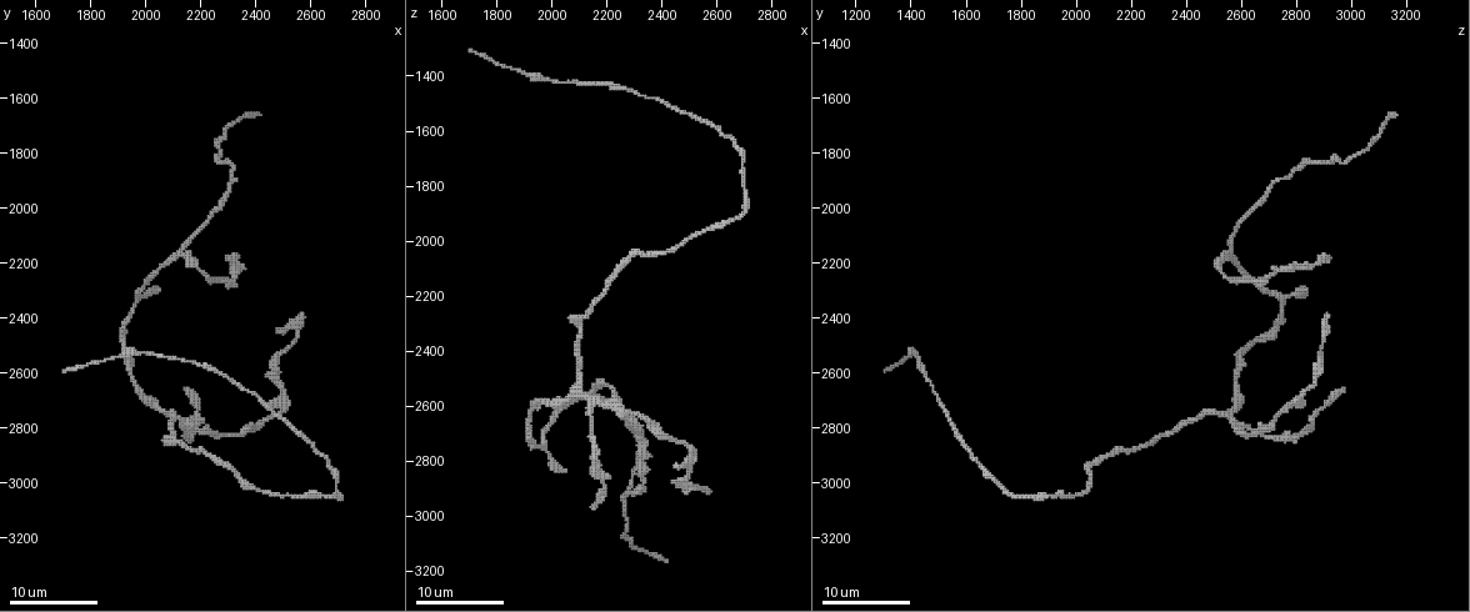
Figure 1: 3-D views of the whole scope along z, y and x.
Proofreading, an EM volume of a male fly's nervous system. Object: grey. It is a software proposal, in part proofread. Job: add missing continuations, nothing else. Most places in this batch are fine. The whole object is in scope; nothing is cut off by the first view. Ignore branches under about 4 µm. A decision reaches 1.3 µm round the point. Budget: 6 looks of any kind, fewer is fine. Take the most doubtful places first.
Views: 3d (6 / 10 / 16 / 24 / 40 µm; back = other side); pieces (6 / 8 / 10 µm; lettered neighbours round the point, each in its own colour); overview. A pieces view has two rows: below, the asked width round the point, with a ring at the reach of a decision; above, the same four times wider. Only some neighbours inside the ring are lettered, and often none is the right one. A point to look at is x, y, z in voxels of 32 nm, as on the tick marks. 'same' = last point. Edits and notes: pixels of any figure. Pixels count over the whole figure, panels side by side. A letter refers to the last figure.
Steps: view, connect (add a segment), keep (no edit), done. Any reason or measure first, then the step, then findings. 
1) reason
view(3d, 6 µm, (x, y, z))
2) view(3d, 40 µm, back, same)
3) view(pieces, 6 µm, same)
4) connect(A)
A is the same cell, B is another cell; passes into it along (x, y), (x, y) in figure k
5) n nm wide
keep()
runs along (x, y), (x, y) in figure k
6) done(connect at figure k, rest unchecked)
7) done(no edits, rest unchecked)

an open end
view(pieces, 10 µm, (1700, 2580, 1300))

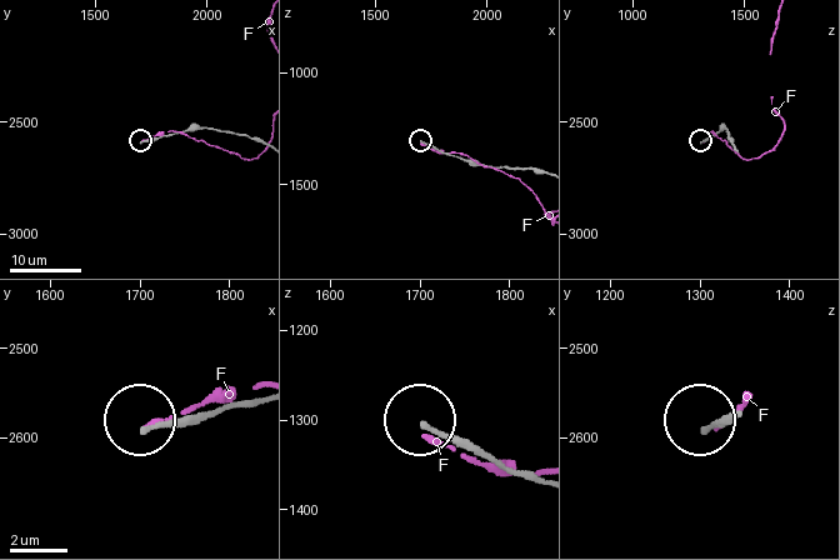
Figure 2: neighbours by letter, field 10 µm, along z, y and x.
160 nm wide
keep()
F is another cell; none of them fits

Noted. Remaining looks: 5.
end of a long branch
view(3d, 6 µm, (2420, 1660, 3170))

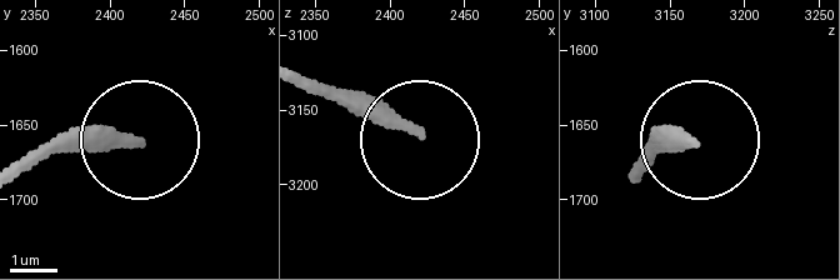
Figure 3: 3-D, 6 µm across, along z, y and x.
what lies round it
view(pieces, 10 µm, (2416, 1662, 3162))

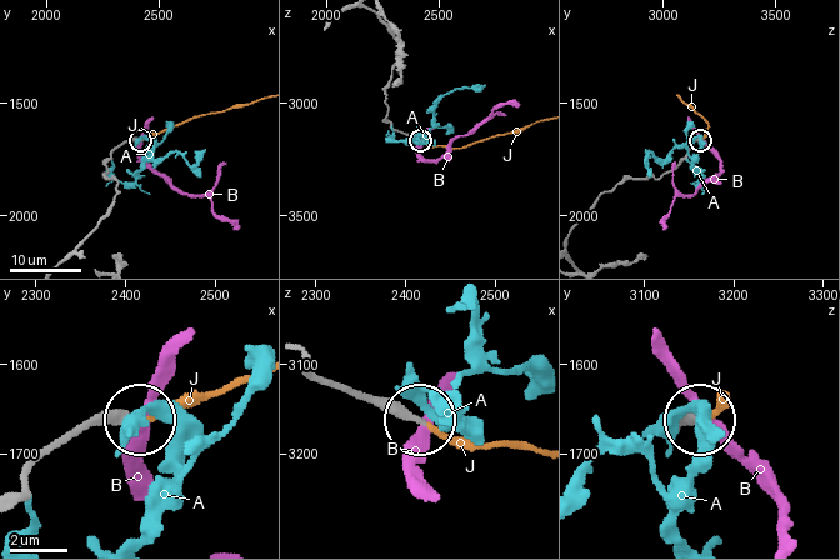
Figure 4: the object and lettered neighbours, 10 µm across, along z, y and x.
290 nm wide
connect(J)
J is the same cell, A and B are other cells; passes into it along (121, 145), (245, 105) in figure 4; it goes on there

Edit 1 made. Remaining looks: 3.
view(overview)

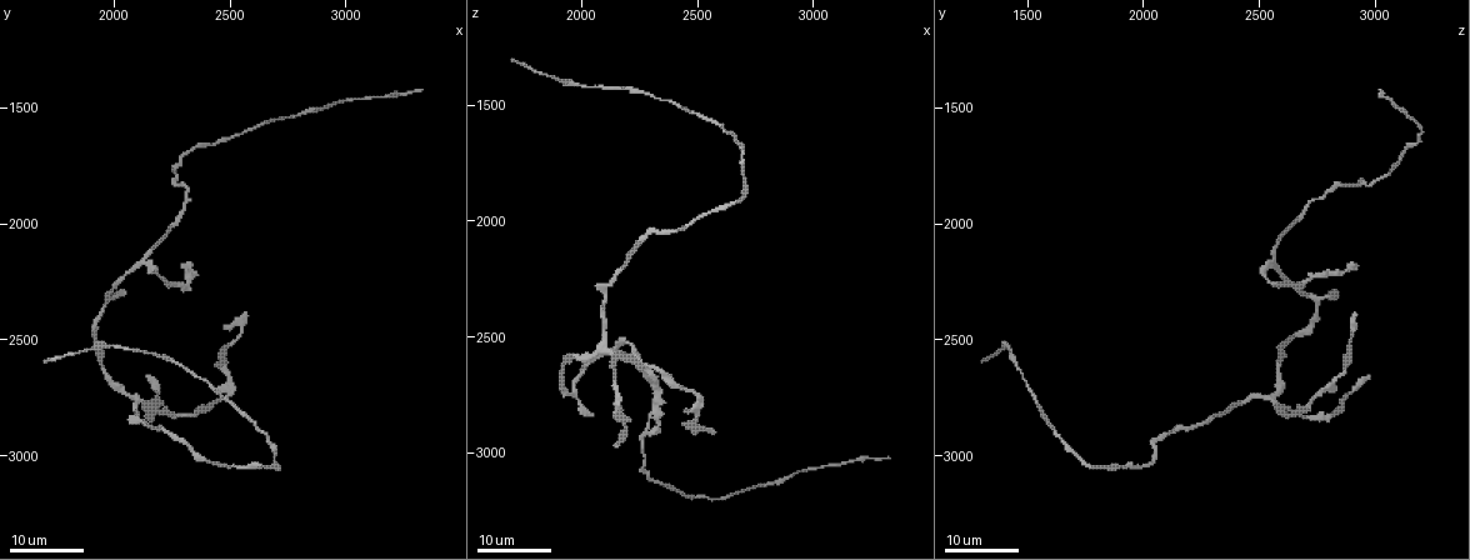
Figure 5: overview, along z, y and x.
end of a long branch
view(3d, 24 µm, (2290, 2180, 2930))

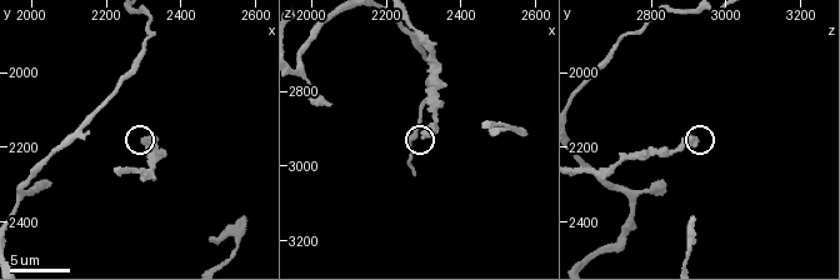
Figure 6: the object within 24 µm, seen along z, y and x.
view(pieces, 10 µm, (2290, 2170, 2920))

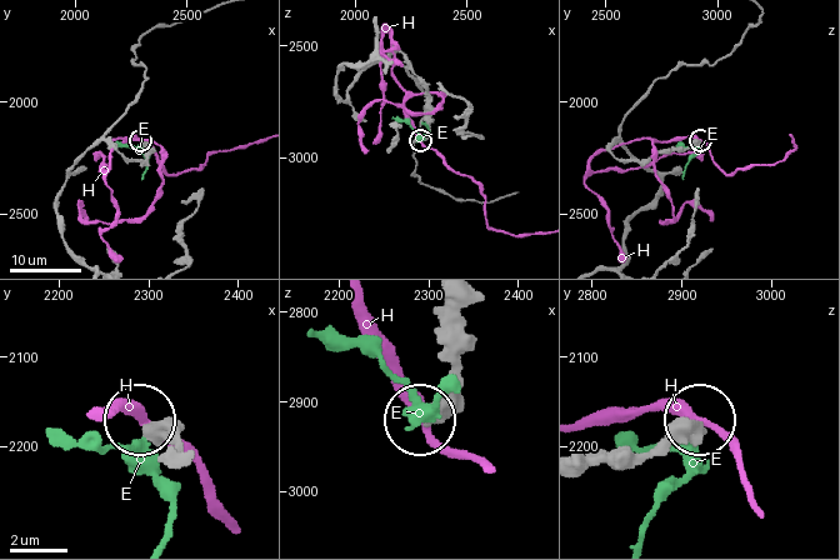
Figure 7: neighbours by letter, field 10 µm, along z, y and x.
keep()
E and H are other cells; none of them fits

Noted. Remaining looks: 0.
done(connect at figure 4, rest unchecked)

